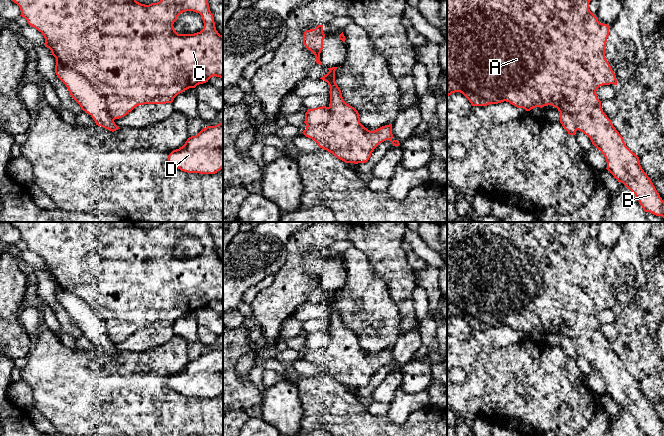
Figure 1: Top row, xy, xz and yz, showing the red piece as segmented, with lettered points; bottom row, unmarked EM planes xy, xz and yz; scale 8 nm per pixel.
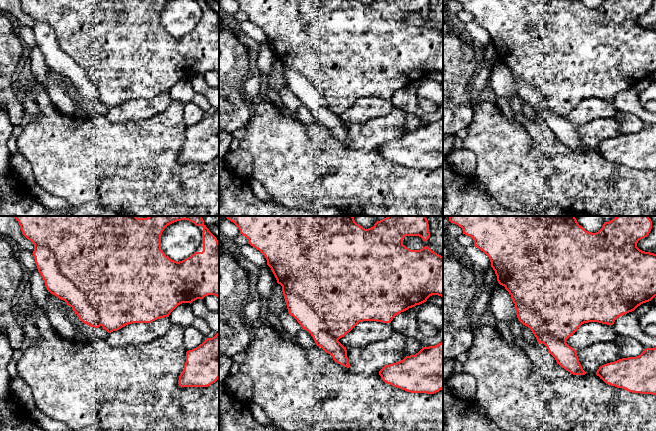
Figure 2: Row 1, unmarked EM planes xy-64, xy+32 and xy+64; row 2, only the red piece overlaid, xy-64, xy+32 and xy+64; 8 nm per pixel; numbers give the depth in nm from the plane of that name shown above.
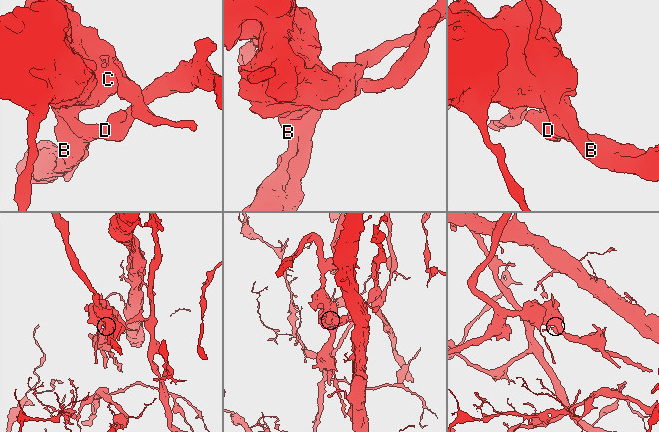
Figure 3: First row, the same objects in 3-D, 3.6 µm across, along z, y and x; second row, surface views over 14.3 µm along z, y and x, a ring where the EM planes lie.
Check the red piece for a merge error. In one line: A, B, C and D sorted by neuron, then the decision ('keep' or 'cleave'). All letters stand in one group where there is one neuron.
groups A B C / D; cleave

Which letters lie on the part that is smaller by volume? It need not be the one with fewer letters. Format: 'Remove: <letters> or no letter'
Remove: A, B, C

